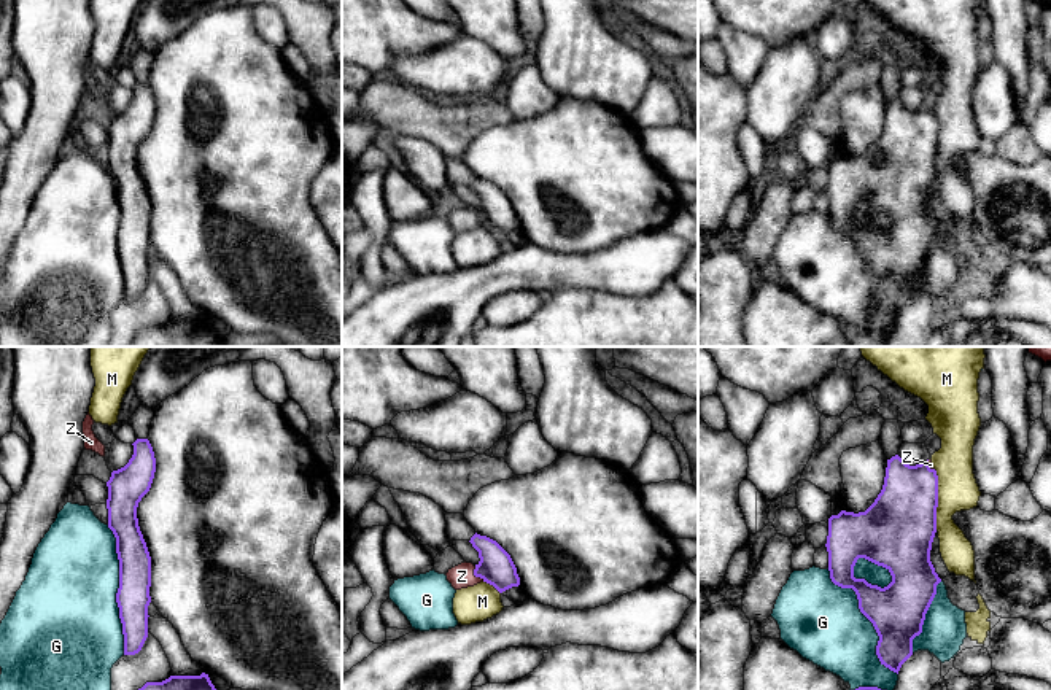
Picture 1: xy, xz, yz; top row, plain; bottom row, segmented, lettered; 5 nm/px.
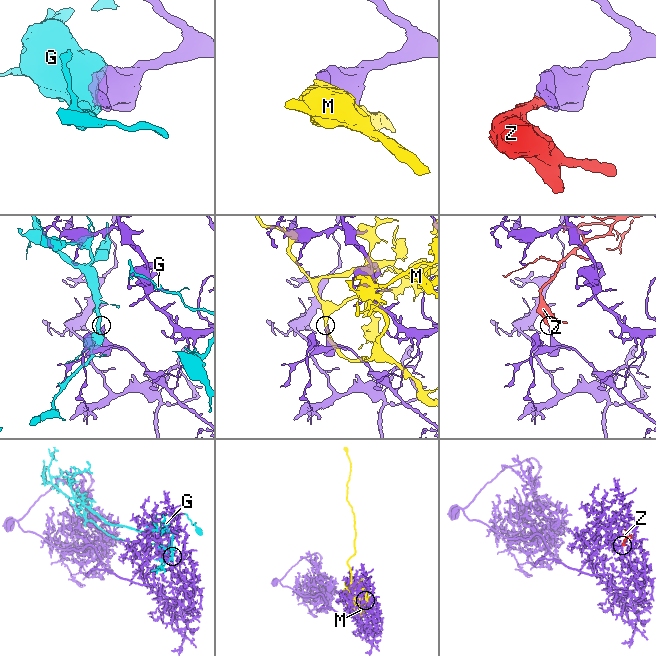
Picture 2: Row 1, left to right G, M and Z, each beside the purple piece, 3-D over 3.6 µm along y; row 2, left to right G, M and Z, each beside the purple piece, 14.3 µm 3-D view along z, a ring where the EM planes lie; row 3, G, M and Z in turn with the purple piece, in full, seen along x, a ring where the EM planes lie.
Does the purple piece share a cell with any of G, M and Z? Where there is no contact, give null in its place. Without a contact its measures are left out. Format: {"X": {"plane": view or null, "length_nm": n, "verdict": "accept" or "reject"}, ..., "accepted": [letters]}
{"G": {"plane": "xy", "length_nm": 650, "verdict": "reject"}, "M": {"plane": "yz", "length_nm": 320, "verdict": "reject"}, "Z": {"plane": "xz", "length_nm": 90, "verdict": "accept"}, "accepted": ["Z"]}

